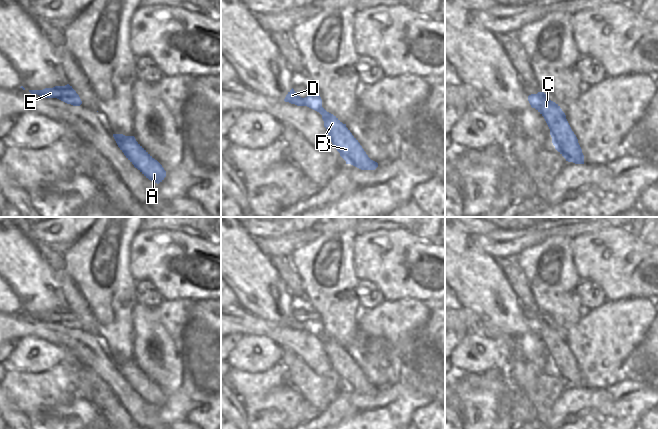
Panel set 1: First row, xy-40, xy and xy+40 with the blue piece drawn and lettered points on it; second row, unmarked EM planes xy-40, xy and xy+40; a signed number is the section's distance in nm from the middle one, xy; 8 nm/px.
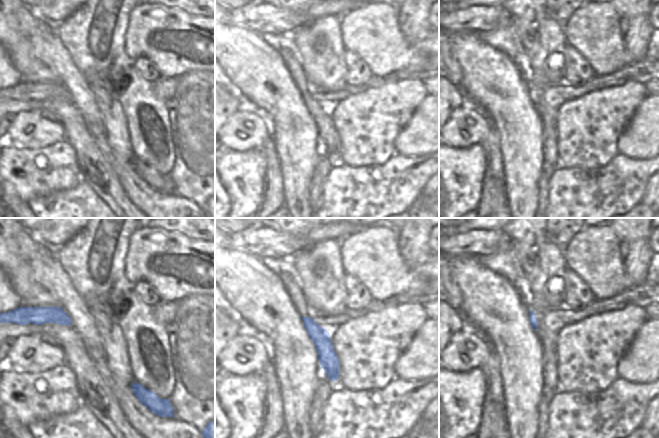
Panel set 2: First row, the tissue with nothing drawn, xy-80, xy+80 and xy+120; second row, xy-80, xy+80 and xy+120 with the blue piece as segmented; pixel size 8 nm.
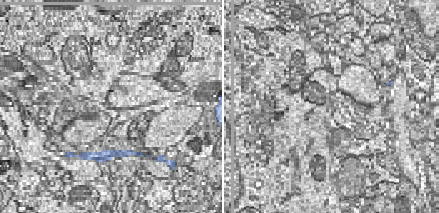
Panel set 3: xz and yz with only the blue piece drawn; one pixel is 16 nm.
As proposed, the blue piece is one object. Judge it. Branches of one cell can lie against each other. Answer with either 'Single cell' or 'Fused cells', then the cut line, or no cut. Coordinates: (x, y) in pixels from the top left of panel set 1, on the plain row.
Fused cells. Split along xy (303, 322), (304, 329)

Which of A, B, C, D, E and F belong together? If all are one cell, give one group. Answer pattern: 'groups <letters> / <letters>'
groups A B C F / D E

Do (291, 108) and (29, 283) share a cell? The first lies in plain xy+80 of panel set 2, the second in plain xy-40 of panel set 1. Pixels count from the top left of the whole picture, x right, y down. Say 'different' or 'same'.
same

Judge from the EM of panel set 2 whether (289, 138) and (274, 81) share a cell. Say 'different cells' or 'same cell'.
same cell

